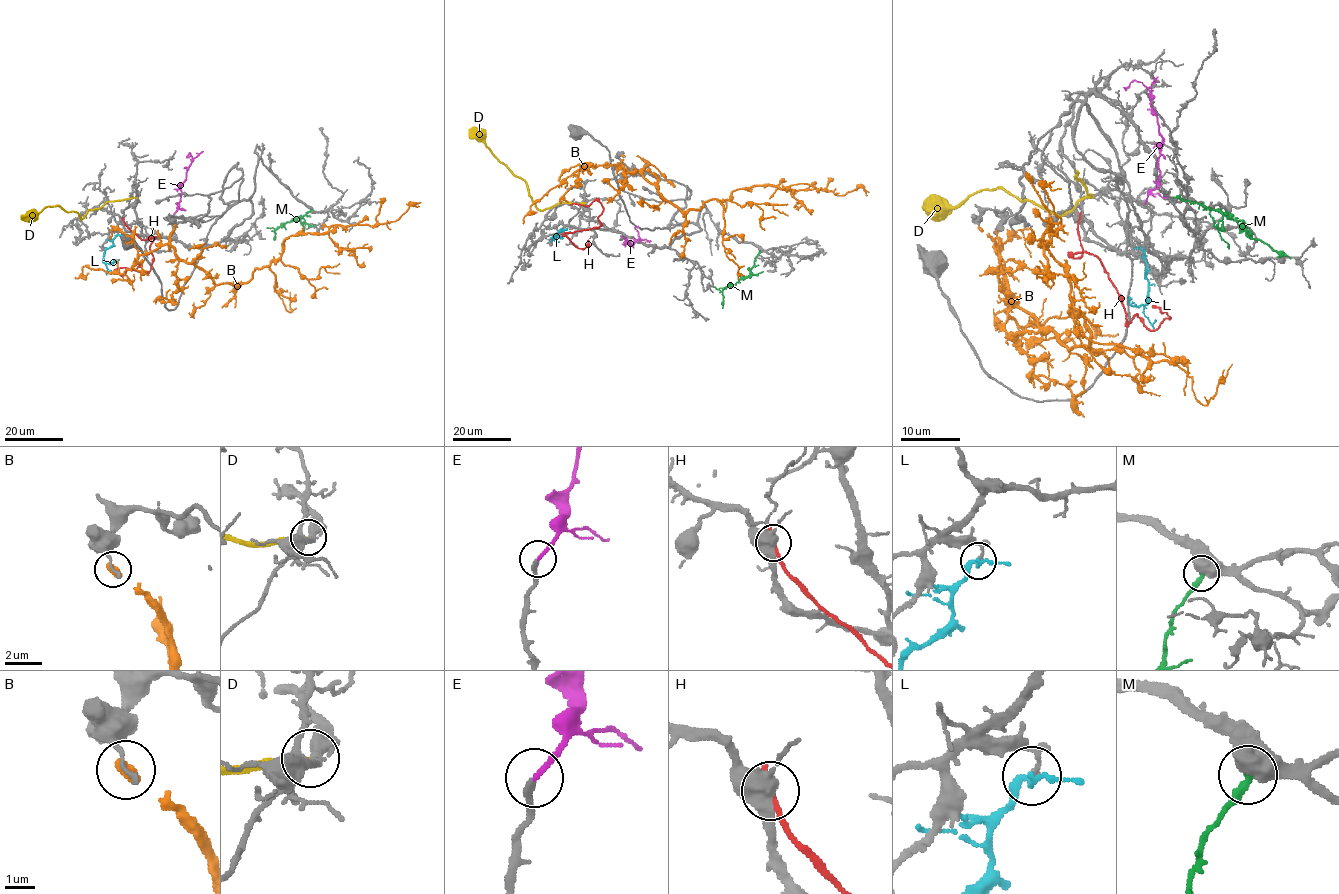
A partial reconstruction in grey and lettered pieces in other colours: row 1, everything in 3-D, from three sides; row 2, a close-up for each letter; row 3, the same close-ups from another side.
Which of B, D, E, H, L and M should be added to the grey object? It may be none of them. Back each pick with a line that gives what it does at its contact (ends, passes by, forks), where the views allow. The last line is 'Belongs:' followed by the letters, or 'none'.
E: it ends
M: it ends
Belongs: E, M

